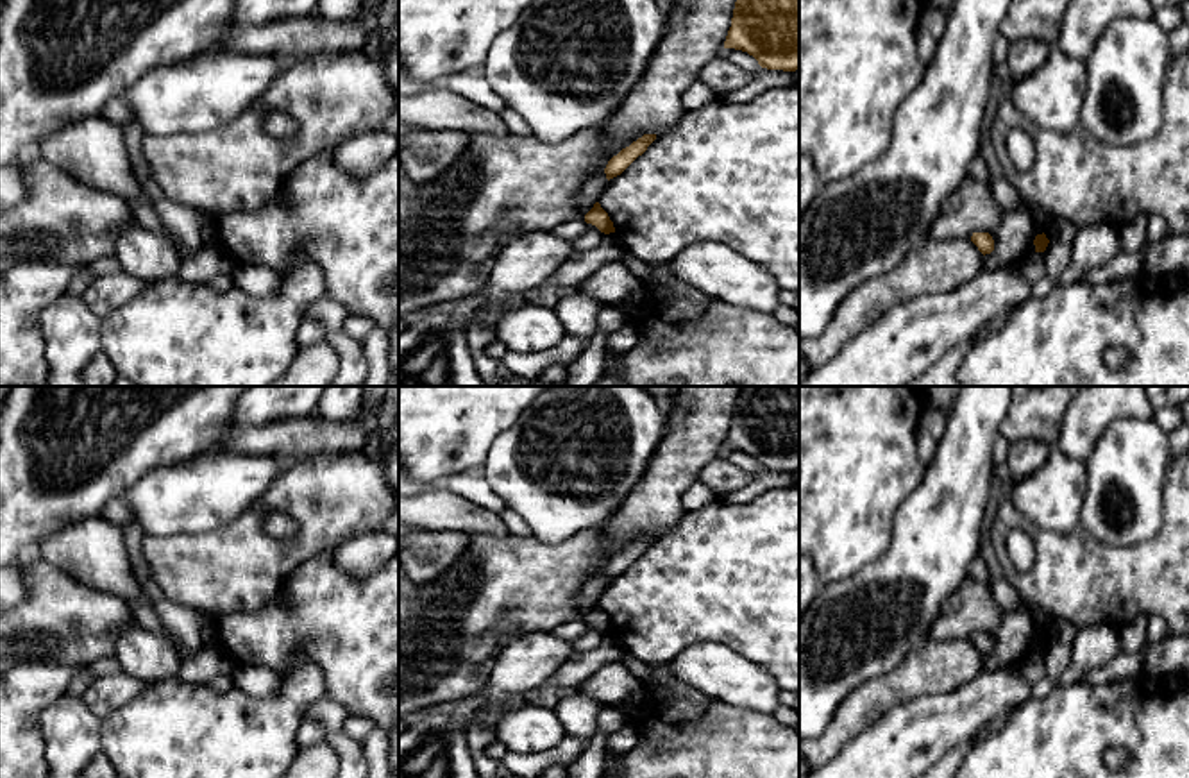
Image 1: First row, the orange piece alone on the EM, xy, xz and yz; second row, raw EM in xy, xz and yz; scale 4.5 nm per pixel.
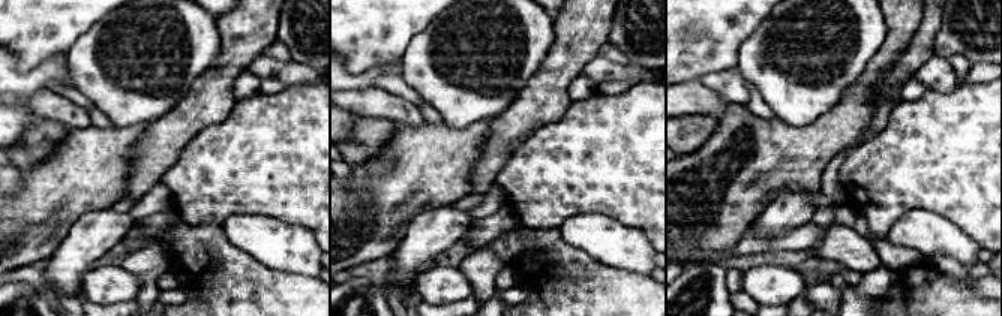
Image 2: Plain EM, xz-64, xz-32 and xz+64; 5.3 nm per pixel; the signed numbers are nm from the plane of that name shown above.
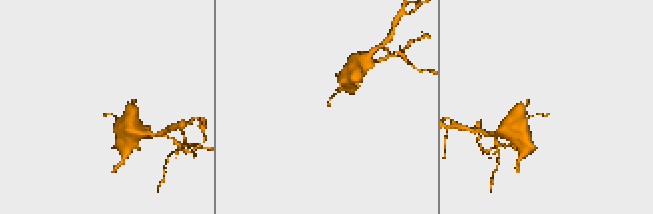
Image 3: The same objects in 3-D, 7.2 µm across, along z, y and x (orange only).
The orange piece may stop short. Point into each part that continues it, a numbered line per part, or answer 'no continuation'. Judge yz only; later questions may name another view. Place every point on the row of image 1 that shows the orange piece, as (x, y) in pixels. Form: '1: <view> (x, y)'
no continuation

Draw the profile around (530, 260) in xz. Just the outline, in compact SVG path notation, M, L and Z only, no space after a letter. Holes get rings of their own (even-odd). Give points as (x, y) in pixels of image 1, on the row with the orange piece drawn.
M552 231L520 234L499 250L479 293L499 313L513 295L549 283L549 277L572 252L570 240Z

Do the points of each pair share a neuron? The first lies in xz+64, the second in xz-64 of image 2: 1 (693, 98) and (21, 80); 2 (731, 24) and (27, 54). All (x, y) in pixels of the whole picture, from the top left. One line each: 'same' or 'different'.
1: different
2: same

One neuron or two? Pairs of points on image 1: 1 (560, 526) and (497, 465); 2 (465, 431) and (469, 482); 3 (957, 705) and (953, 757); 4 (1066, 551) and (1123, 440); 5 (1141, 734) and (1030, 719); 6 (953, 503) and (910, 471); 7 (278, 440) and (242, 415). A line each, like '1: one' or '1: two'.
1: one
2: two
3: two
4: two
5: one
6: two
7: two

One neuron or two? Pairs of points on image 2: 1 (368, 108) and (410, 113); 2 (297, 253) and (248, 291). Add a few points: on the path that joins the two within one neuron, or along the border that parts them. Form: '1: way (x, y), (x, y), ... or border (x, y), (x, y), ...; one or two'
1: way (378, 108), (399, 110); one
2: border (246, 252), (267, 267), (311, 277); two

